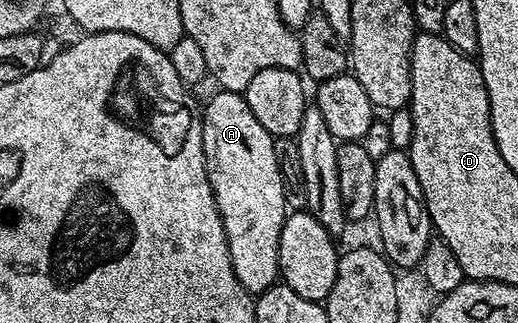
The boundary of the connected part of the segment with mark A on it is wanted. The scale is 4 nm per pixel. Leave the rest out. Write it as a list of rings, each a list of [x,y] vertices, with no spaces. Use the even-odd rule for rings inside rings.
[[[218,89],[199,114],[207,180],[223,220],[231,264],[239,284],[256,296],[278,281],[279,236],[287,217],[285,181],[275,160],[273,135],[255,120],[244,93]]]

